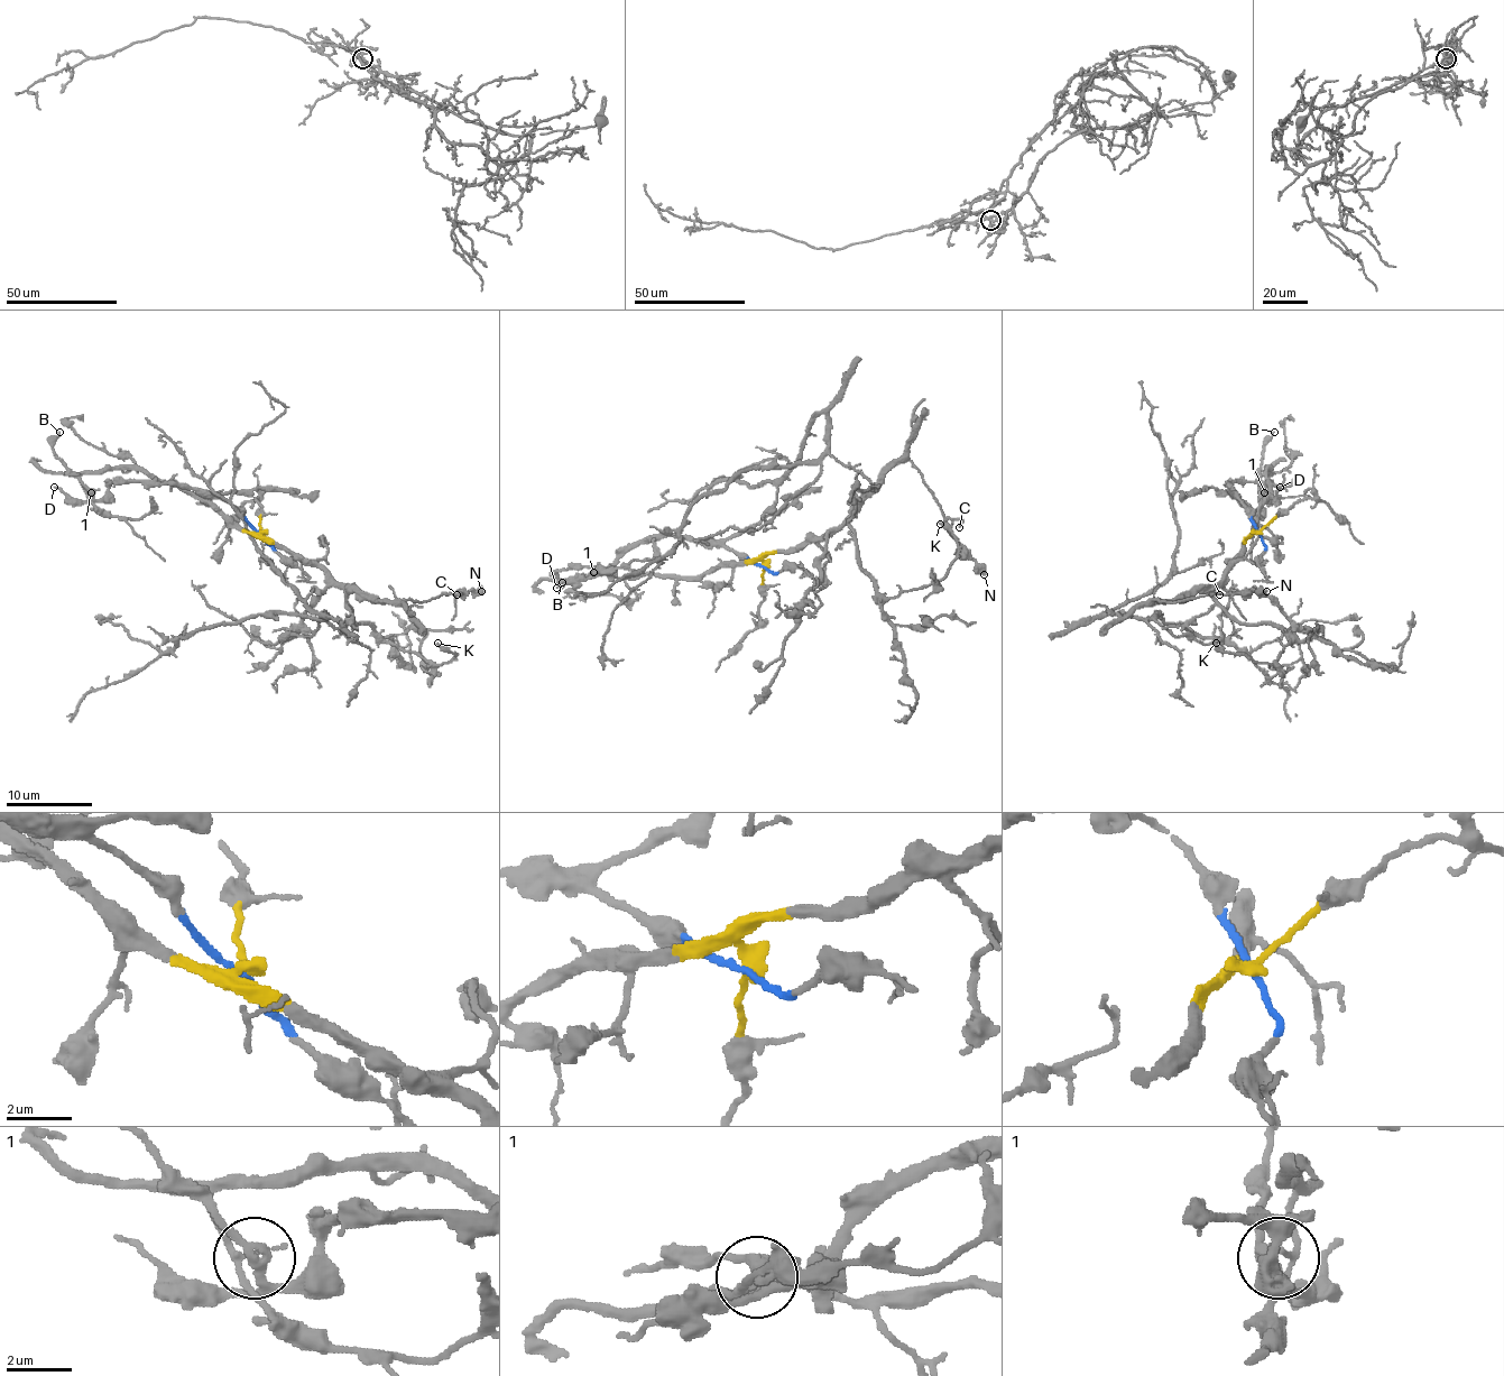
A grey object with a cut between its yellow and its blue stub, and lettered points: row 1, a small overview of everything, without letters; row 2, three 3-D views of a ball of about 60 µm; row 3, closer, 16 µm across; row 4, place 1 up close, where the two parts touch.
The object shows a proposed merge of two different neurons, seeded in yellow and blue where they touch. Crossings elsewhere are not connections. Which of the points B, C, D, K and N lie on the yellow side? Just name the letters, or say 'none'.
C, K, N

